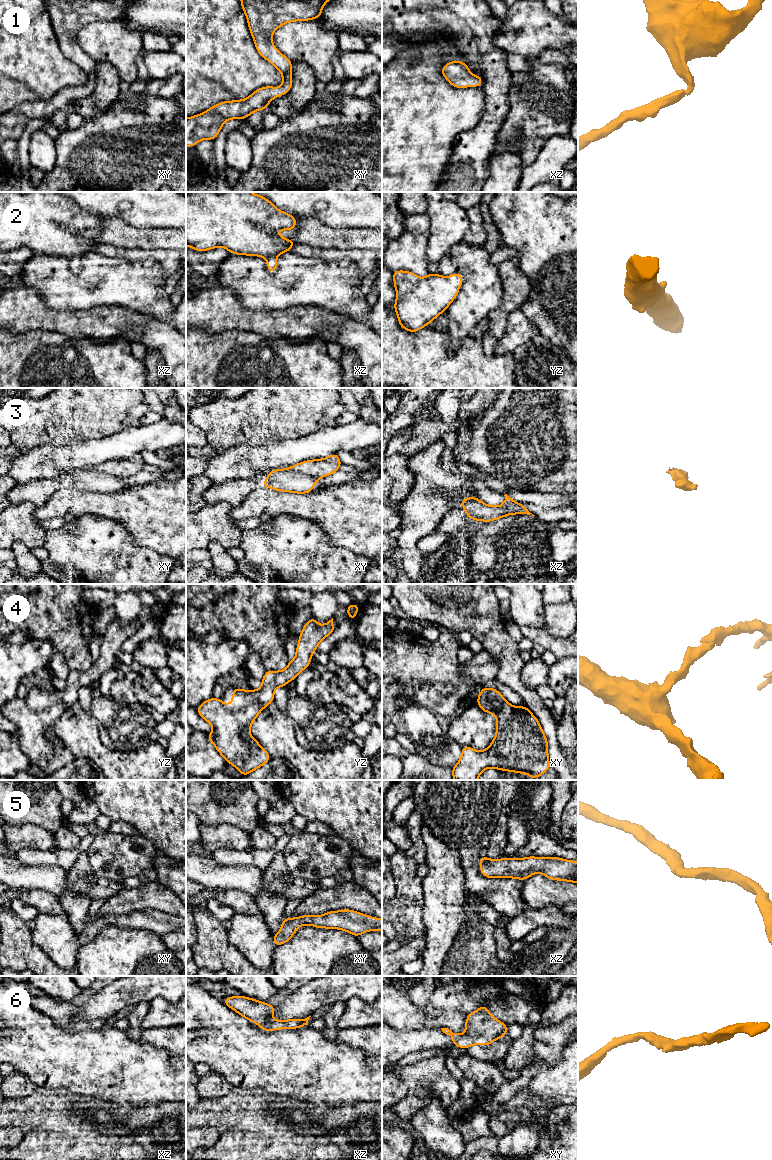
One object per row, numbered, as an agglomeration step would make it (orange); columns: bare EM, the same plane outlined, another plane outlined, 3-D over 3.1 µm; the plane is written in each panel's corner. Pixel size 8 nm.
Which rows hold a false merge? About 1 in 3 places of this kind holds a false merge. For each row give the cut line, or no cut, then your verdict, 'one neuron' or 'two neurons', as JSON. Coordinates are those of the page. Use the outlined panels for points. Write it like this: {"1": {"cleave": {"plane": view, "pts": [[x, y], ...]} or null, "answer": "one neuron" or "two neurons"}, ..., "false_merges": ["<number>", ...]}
{"1": {"cleave": null, "answer": "one neuron"}, "2": {"cleave": null, "answer": "one neuron"}, "3": {"cleave": {"plane": "xy", "pts": [[290, 467], [318, 477]]}, "answer": "two neurons"}, "4": {"cleave": null, "answer": "one neuron"}, "5": {"cleave": null, "answer": "one neuron"}, "6": {"cleave": null, "answer": "one neuron"}, "false_merges": ["3"]}

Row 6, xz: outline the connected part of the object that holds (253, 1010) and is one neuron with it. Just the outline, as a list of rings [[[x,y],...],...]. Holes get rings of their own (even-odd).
[[[245,996],[227,997],[223,1003],[245,1019],[258,1024],[263,1031],[304,1027],[308,1025],[308,1020],[311,1017],[274,1021],[272,1015],[275,1006]]]

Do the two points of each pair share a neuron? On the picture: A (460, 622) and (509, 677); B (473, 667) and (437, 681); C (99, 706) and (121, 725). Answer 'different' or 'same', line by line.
A: same
B: different
C: same

